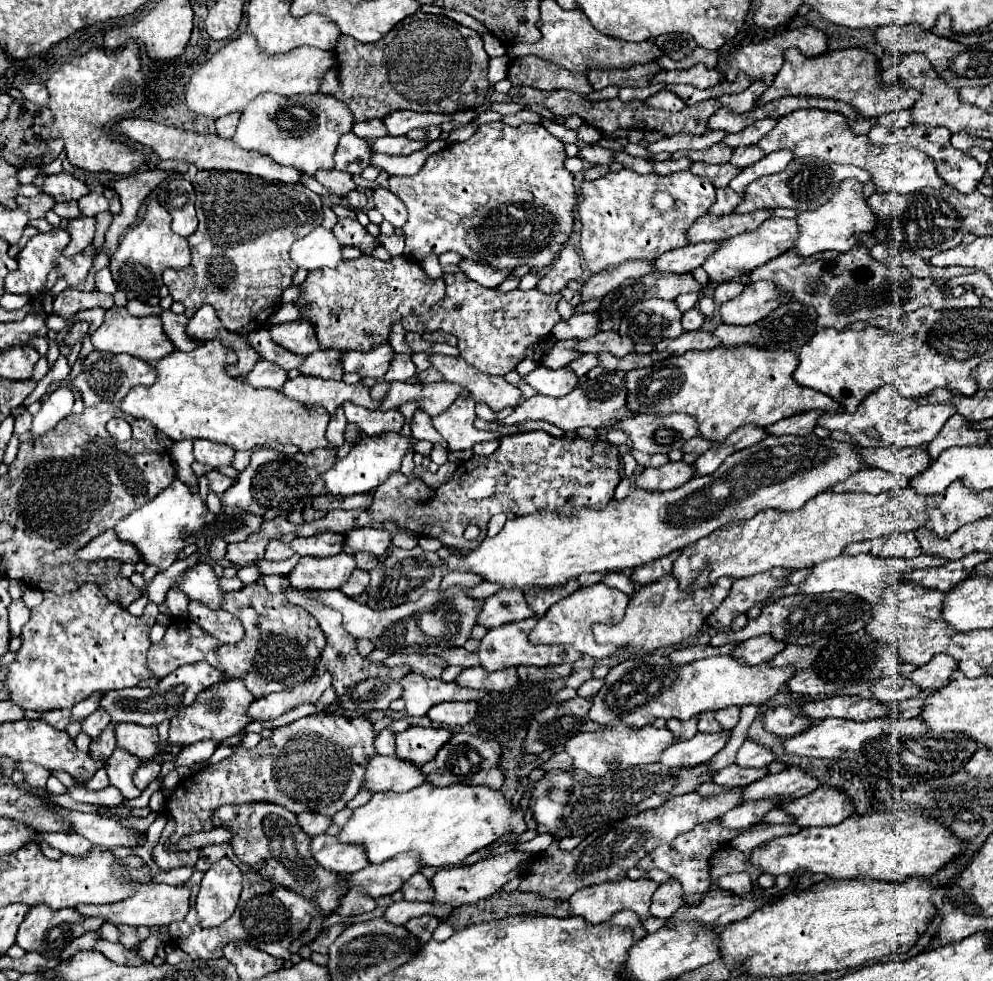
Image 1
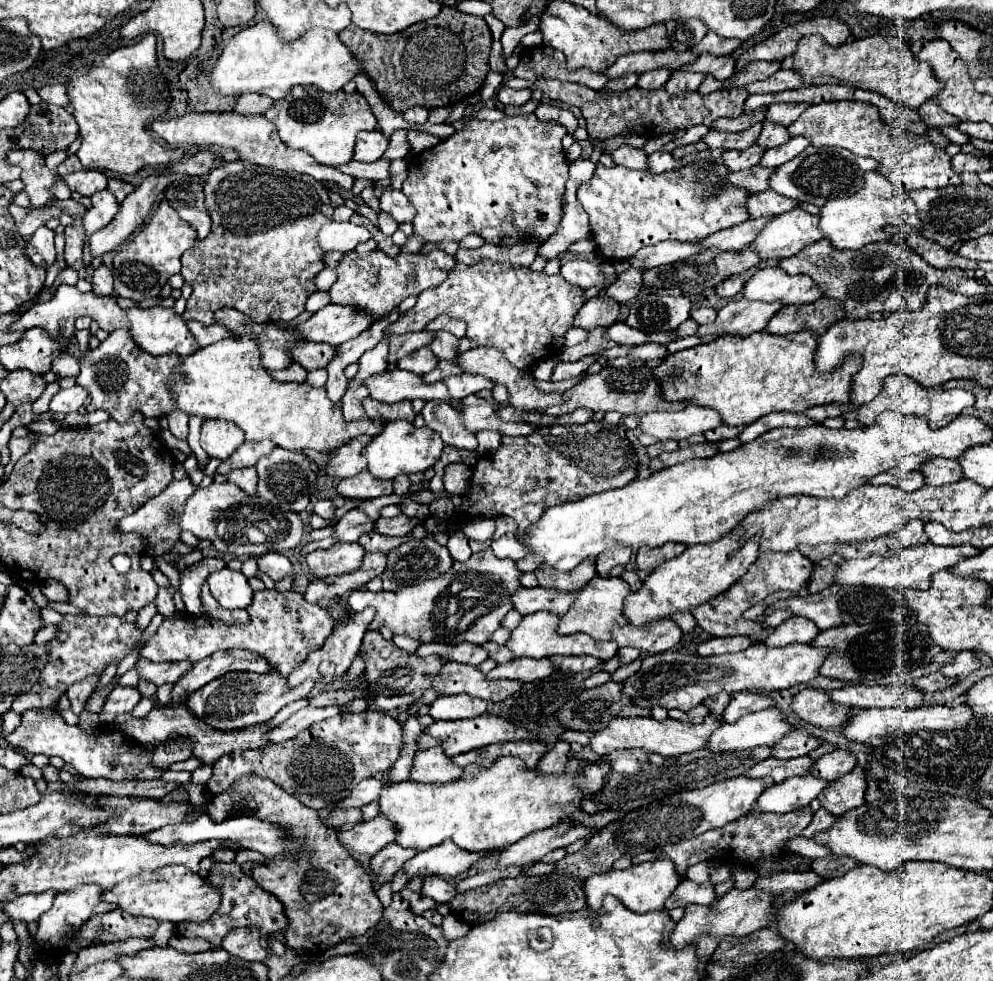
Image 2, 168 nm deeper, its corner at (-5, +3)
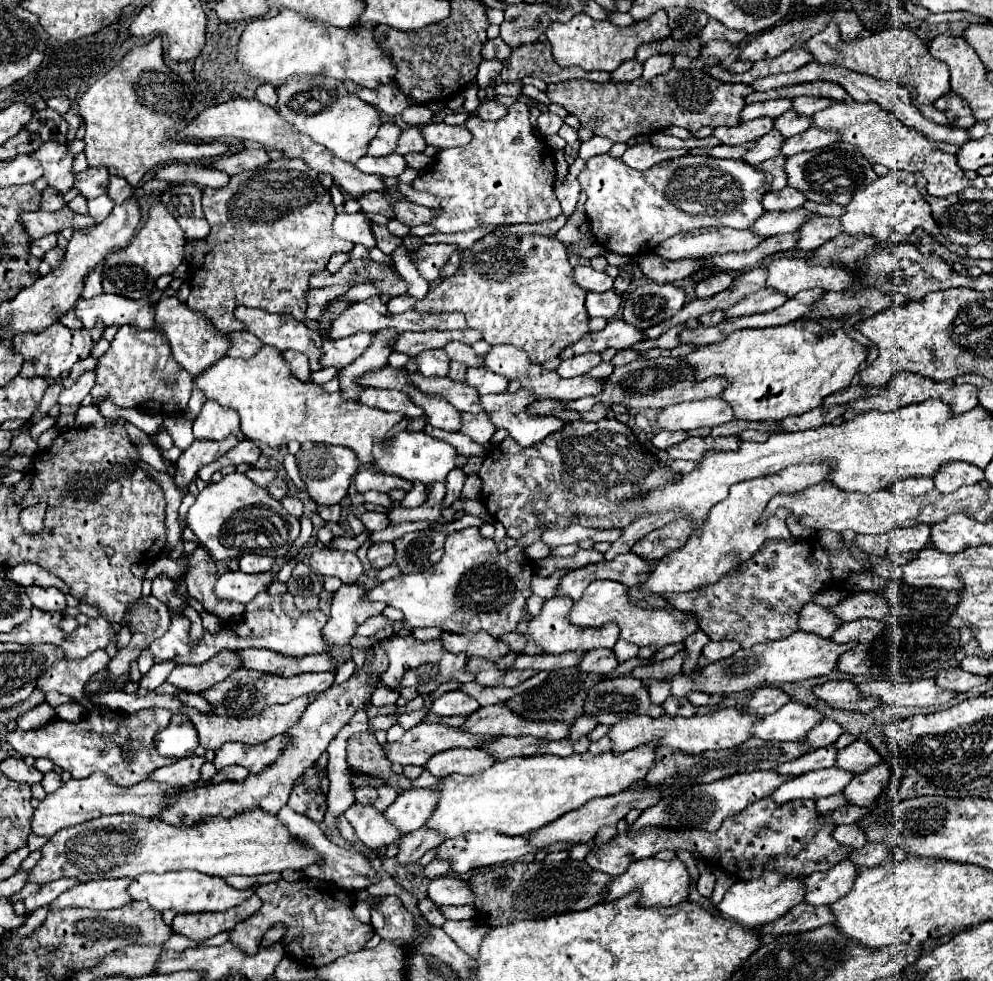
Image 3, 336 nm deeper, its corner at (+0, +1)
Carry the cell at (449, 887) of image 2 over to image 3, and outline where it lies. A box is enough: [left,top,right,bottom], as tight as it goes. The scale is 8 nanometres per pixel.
[427,876,473,904]

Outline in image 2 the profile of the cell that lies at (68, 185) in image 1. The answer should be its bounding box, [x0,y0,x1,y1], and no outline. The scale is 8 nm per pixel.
[62,170,106,196]

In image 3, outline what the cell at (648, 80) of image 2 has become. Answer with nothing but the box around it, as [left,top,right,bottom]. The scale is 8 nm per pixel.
[643,54,673,82]

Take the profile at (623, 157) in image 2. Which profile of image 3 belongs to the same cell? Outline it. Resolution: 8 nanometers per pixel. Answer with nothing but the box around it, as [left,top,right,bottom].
[621,142,689,170]

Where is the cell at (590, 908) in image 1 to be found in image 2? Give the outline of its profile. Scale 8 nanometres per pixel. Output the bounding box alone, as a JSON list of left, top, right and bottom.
[584,860,680,914]

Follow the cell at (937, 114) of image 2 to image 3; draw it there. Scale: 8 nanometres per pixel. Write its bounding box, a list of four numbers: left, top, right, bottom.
[935,94,973,128]

